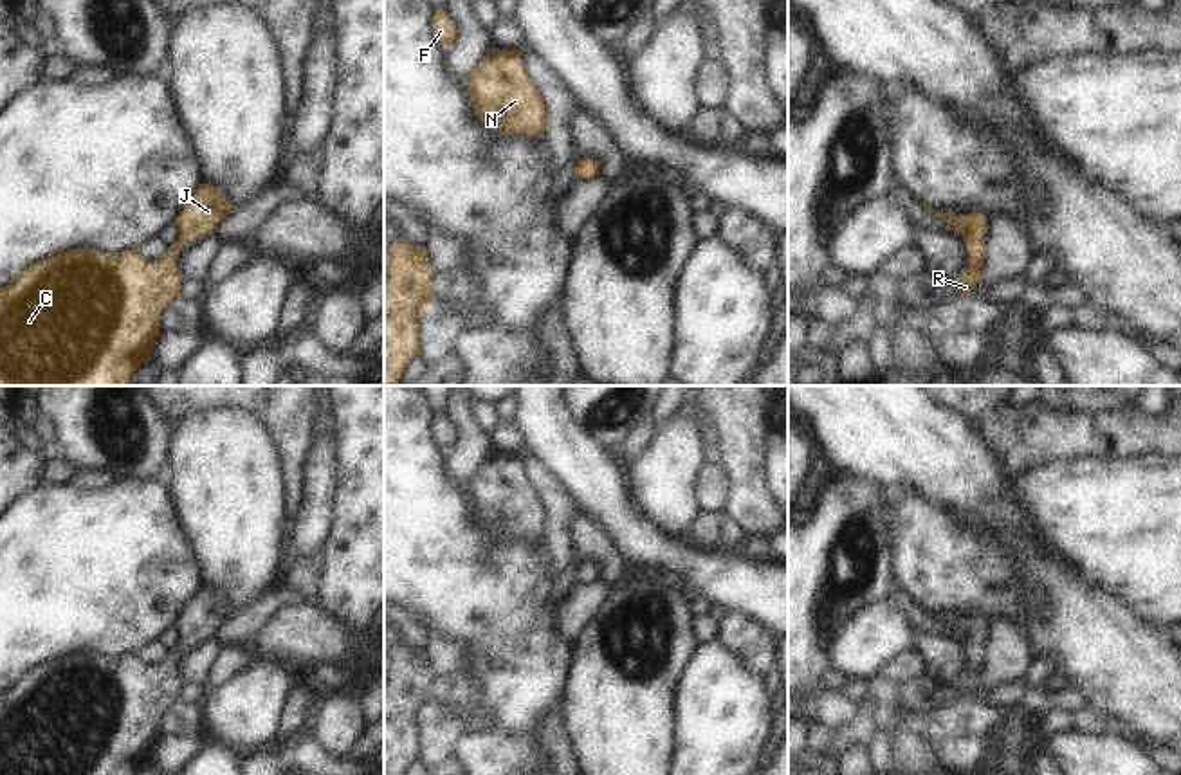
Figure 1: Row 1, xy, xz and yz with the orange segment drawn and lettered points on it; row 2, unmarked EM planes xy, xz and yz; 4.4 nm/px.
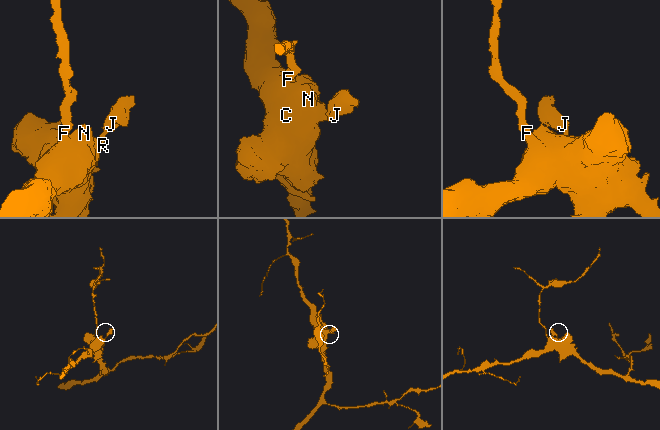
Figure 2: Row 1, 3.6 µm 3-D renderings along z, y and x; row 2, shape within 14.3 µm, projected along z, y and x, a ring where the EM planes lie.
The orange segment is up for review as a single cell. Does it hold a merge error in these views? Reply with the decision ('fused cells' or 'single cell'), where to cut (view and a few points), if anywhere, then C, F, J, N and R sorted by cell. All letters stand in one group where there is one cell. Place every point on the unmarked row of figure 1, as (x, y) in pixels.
single cell | no cut | C F J N R

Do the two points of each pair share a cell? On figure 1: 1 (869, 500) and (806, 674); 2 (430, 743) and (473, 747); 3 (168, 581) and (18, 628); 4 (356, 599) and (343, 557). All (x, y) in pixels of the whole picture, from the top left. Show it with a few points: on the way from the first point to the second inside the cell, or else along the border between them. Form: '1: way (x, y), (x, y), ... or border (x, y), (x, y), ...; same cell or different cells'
1: way (833, 539), (824, 568), (806, 586), (806, 629); same cell
2: border (466, 732), (455, 743), (451, 754); different cells
3: way (130, 581), (65, 581), (56, 590); same cell
4: way (356, 588), (354, 568); same cell

